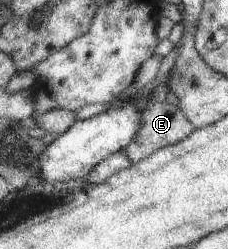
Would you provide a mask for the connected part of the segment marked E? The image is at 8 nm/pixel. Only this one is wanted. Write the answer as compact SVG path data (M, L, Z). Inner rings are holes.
M148 97L145 102L147 105L141 114L141 127L122 149L131 162L137 162L161 147L179 142L195 129L178 106L158 102L153 97Z

